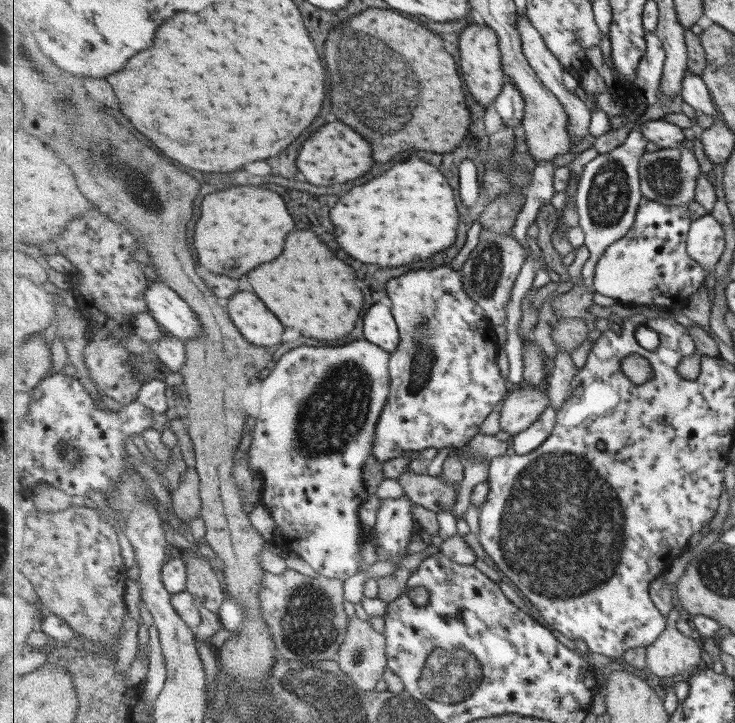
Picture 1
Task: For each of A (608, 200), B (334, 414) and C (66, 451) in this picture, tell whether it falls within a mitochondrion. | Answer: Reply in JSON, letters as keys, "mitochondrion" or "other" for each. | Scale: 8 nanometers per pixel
{"A":"mitochondrion","B":"mitochondrion","C":"mitochondrion"}

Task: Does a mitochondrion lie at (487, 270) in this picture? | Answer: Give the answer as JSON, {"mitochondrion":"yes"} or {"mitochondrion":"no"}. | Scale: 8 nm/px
{"mitochondrion":"yes"}

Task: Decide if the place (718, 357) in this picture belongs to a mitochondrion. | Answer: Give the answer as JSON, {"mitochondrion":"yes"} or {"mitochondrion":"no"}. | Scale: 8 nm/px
{"mitochondrion":"no"}

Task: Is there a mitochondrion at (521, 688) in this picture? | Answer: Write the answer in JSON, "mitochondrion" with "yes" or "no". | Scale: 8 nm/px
{"mitochondrion":"no"}

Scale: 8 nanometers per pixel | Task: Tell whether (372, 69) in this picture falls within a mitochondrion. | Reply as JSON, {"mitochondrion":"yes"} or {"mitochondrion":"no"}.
{"mitochondrion":"yes"}

